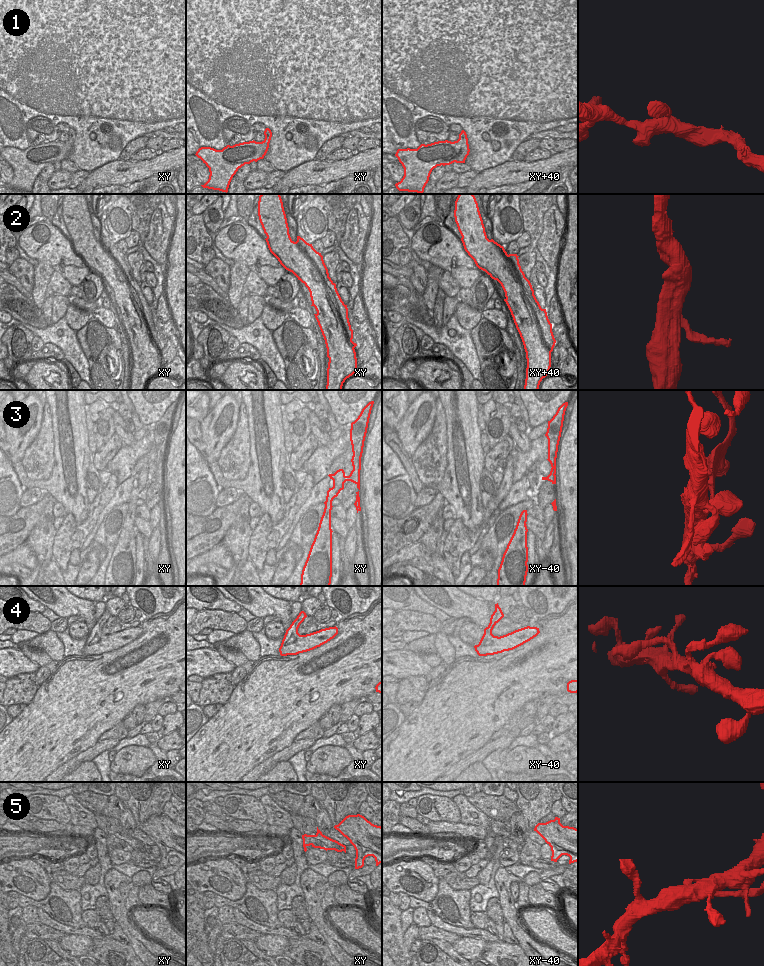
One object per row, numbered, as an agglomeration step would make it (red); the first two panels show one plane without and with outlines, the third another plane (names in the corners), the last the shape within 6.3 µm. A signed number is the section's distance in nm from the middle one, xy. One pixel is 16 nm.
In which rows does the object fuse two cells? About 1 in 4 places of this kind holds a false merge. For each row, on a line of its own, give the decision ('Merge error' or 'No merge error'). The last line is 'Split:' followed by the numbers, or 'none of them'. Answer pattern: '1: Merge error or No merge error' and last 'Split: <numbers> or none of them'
1: No merge error
2: No merge error
3: Merge error
4: No merge error
5: Merge error
Split: 3, 5

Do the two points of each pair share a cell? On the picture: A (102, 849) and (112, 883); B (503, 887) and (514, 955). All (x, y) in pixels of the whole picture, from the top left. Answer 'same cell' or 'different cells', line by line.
A: different cells
B: different cells

